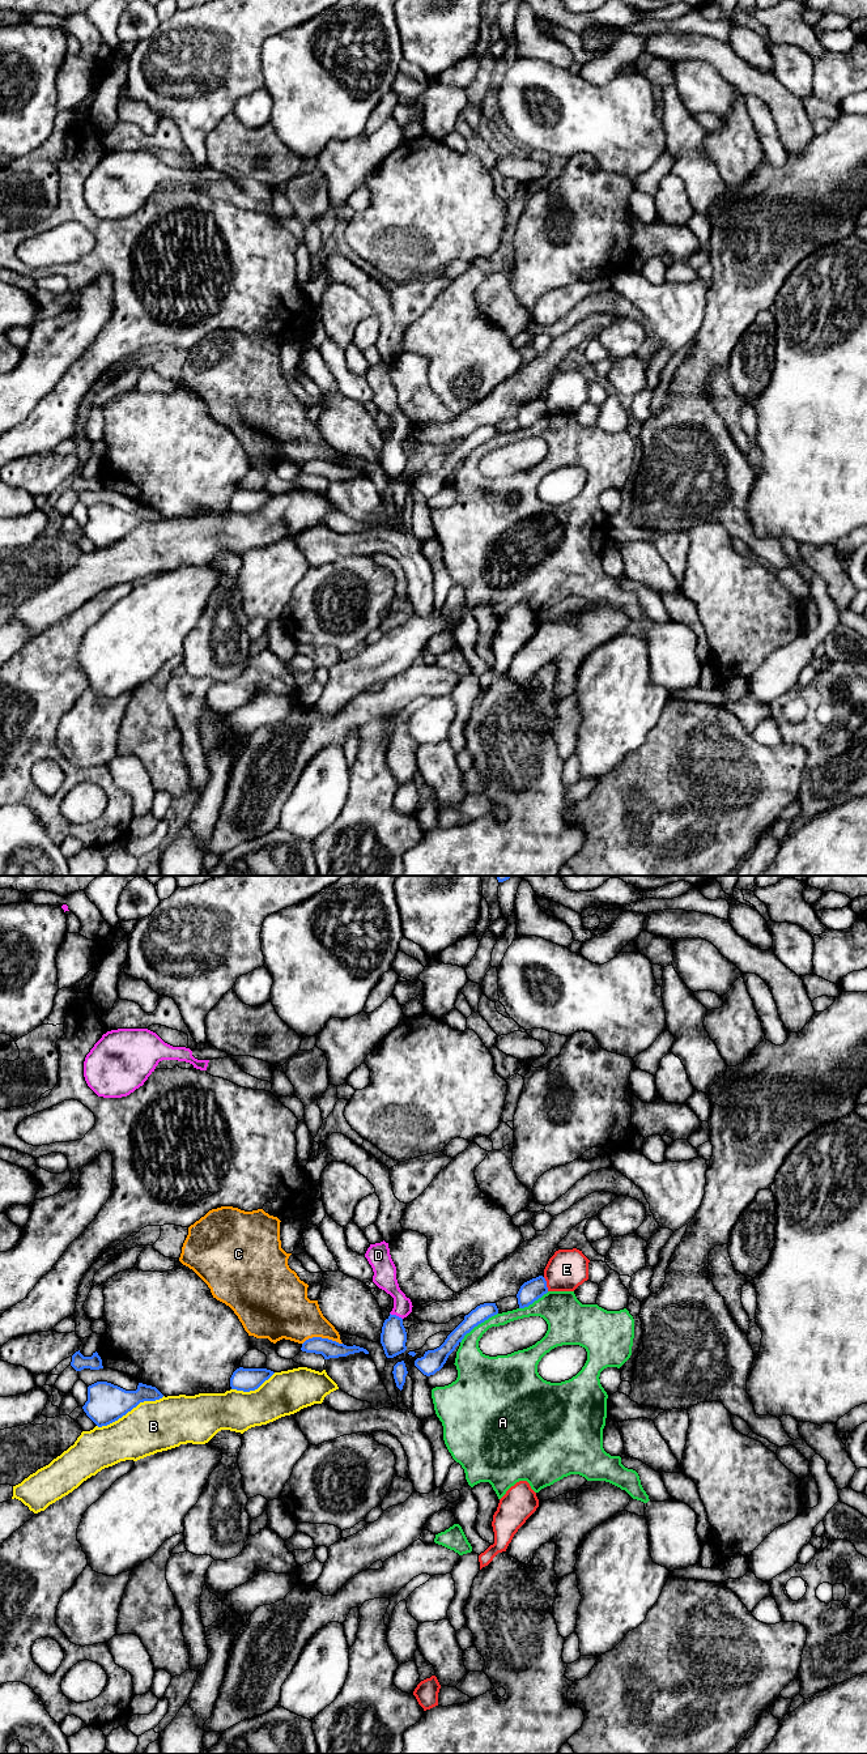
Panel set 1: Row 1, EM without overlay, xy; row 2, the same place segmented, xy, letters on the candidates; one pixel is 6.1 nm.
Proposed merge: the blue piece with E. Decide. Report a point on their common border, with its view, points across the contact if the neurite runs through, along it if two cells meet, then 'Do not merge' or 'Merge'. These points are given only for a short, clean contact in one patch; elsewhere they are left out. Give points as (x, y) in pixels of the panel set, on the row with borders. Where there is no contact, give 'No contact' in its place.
Touches blue at xy (545, 1284). Boundary: xy (543, 1277), (548, 1290). Do not merge

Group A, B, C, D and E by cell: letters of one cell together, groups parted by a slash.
A / B / C / D / E

